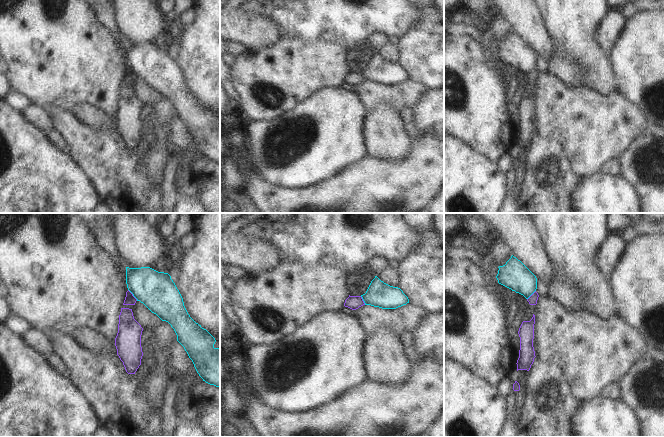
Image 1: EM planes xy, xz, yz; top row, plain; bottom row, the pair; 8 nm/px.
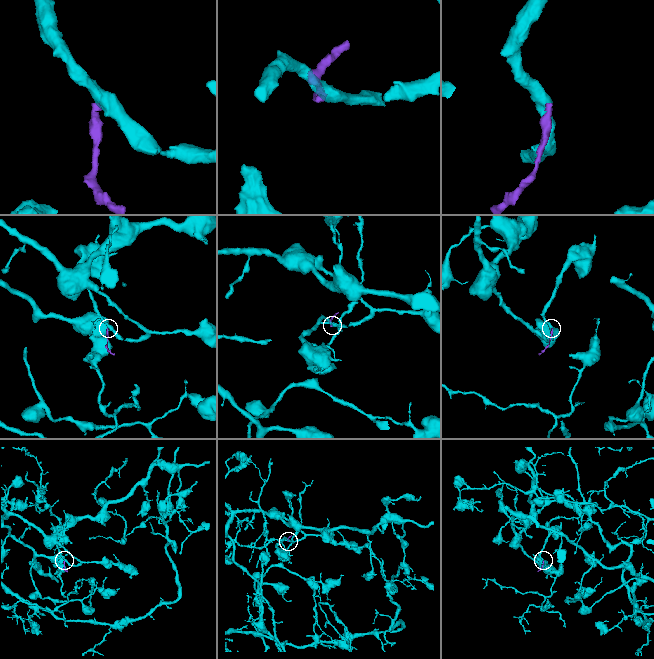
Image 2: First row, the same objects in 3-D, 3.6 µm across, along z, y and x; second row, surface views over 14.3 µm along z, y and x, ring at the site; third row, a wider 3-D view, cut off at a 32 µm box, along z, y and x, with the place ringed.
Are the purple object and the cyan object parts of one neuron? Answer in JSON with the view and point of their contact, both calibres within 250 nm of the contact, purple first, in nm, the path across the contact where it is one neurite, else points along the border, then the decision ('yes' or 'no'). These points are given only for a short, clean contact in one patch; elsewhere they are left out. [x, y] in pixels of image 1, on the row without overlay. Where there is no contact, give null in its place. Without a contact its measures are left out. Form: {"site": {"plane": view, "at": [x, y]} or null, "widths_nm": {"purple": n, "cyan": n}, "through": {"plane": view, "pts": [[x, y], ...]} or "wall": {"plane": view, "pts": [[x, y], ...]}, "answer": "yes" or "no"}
{"site": {"plane": "xy", "at": [132, 71]}, "widths_nm": {"purple": 80, "cyan": 300}, "wall": {"plane": "xy", "pts": [[128, 65], [137, 76]]}, "answer": "no"}

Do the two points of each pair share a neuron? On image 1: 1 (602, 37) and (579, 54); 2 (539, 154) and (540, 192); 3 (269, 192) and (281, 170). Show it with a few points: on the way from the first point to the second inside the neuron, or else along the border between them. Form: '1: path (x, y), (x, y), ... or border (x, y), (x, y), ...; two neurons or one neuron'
1: border (602, 18), (596, 30), (595, 41), (607, 53); two neurons
2: path (537, 163), (533, 168), (536, 183); one neuron
3: border (255, 170), (272, 184), (290, 188), (296, 187); two neurons

